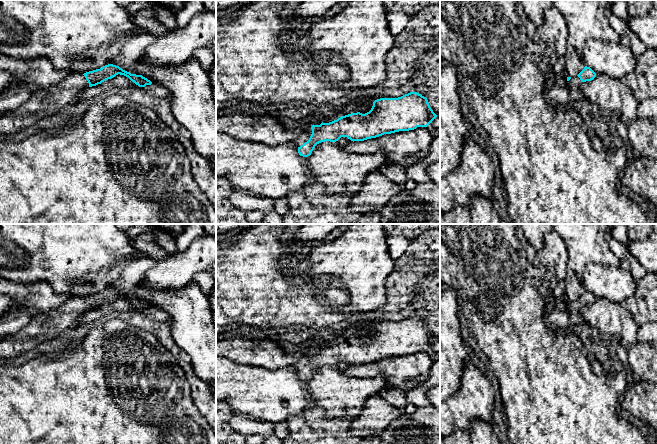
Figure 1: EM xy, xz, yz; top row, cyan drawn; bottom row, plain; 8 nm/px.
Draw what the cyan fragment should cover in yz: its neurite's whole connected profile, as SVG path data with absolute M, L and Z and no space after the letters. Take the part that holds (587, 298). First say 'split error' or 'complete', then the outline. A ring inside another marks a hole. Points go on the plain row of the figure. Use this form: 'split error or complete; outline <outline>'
split error; outline M585 290L577 300L567 301L567 310L576 319L583 306L591 305L595 301L596 297L590 291Z

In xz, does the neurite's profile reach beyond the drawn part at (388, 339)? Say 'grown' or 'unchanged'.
grown

